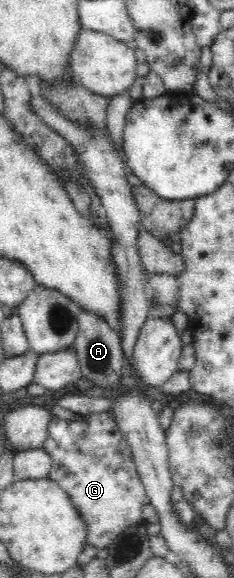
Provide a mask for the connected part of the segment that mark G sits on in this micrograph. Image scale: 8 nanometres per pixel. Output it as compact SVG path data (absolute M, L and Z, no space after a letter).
M110 411L87 414L77 420L53 416L43 449L52 457L49 479L70 496L88 526L87 544L106 549L130 526L144 523L143 507L150 500L140 478L132 449Z

